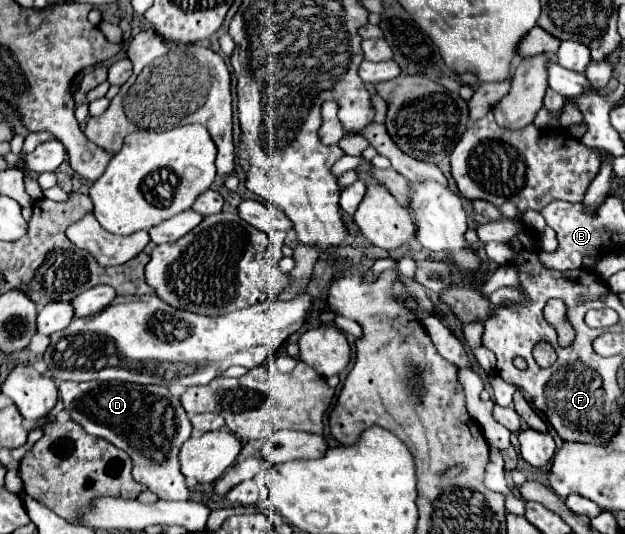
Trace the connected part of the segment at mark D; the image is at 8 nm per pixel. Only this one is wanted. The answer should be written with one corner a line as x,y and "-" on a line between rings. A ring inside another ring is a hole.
63,381
59,385
59,397
69,417
89,435
107,439
131,457
135,481
147,485
149,491
165,501
189,499
189,489
179,469
177,455
181,445
191,437
193,427
179,397
171,395
167,387
121,381

